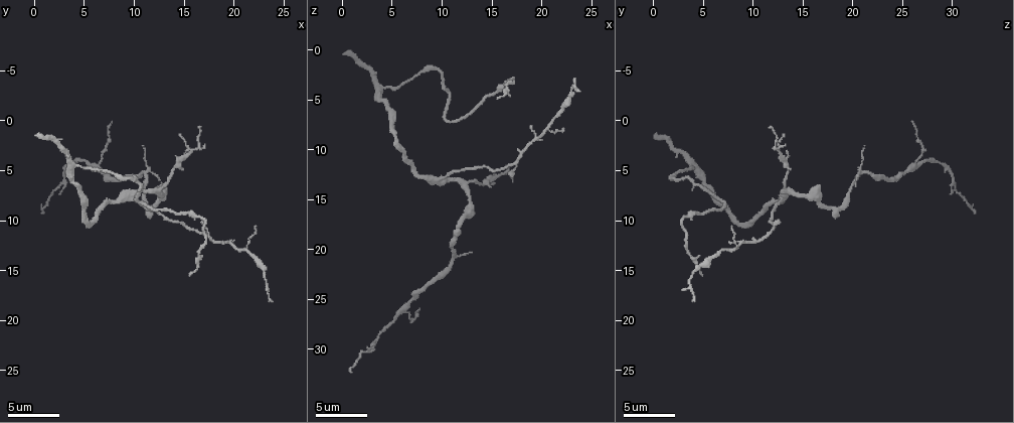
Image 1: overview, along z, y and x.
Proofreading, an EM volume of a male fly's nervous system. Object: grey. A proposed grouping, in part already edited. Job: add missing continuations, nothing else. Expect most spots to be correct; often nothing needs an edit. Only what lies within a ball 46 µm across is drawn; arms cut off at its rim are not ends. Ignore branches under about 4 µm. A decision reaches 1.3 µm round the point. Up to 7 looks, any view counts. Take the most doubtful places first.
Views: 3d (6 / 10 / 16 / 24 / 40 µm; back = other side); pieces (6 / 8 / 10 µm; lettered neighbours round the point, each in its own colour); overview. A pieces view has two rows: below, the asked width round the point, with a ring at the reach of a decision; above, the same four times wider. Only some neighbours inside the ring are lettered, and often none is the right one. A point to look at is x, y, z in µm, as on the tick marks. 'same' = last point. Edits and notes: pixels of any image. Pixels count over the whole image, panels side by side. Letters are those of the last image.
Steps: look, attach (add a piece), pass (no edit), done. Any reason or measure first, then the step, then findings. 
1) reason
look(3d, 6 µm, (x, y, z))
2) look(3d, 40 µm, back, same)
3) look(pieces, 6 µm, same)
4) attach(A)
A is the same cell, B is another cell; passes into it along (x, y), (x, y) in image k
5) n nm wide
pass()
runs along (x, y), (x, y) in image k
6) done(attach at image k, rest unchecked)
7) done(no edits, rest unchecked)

tapers out
look(pieces, 8 µm, (15.6, 15.4, 4.8))

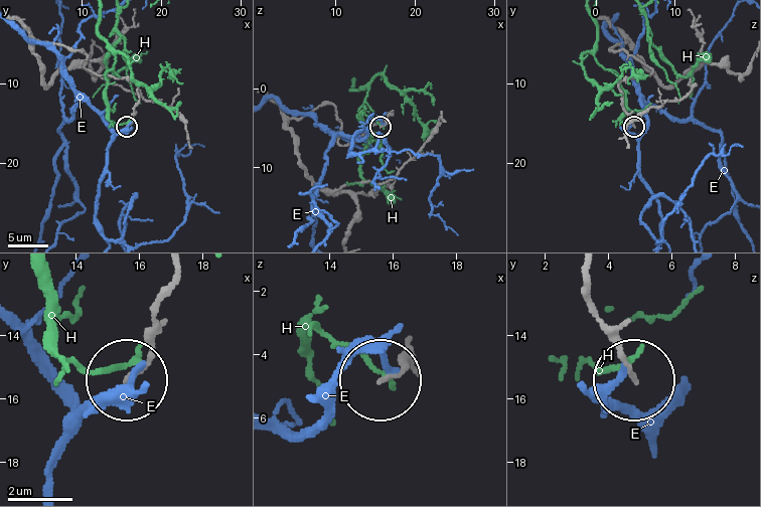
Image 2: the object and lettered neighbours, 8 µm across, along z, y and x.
pass()
E and H are other cells; runs along (583, 277), (631, 380) in image 2; no lettered piece goes on from it

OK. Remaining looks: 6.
long arm stops here
look(pieces, 6 µm, (23.6, 17.8, 4.0))

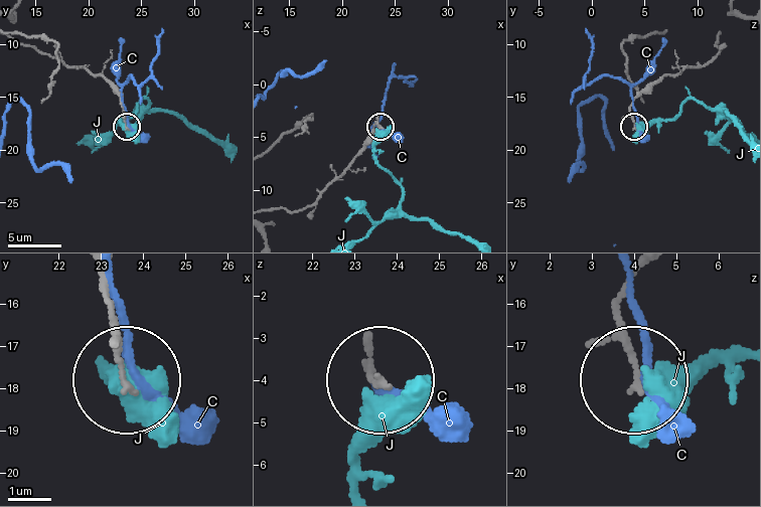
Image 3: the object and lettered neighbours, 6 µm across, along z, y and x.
110 nm wide
pass()
C and J are other cells; runs along (636, 272), (621, 315), (632, 376) in image 3; none of them fits

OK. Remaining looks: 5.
end of a long branch
look(pieces, 10 µm, (0.8, 9.0, 32.4))

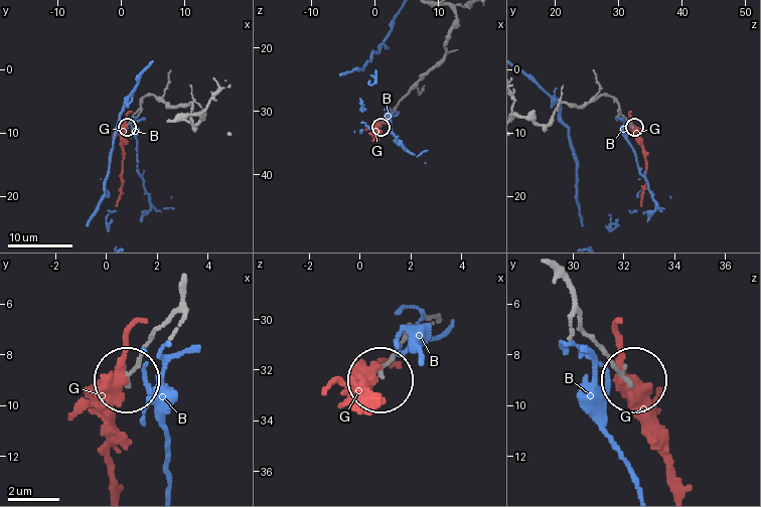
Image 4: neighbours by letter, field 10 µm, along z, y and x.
pass()
B and G are other cells; runs along (562, 278), (588, 337), (631, 380) in image 4; no lettered piece goes on from it

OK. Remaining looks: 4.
free end
look(pieces, 10 µm, (16.8, 10.2, 12.4))

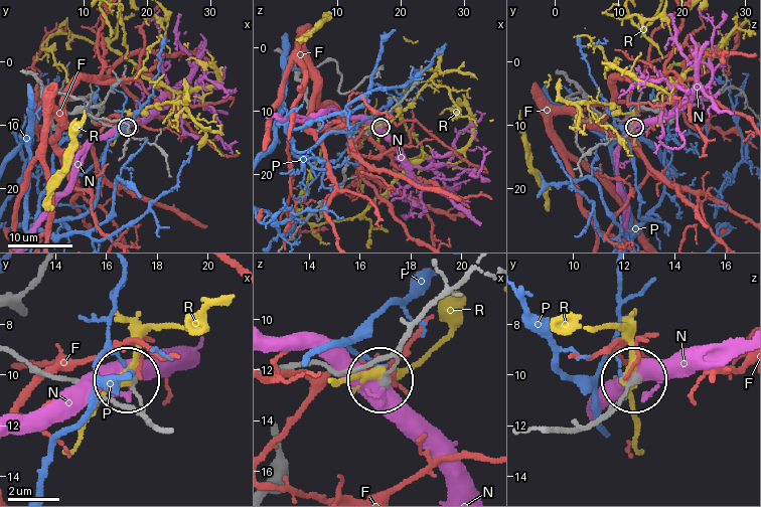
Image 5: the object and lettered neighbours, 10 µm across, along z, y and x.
pass()
F, N, P and R are other cells; no lettered piece goes on from it

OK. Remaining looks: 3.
done(no edits, rest unchecked)

